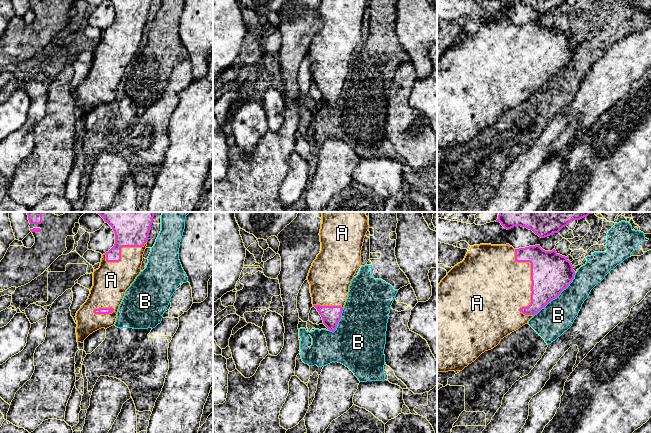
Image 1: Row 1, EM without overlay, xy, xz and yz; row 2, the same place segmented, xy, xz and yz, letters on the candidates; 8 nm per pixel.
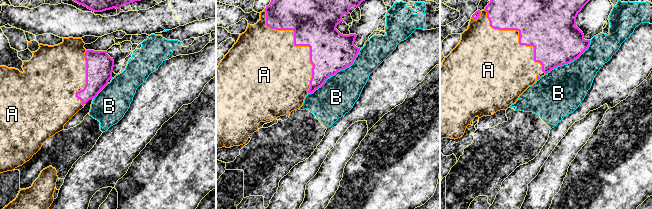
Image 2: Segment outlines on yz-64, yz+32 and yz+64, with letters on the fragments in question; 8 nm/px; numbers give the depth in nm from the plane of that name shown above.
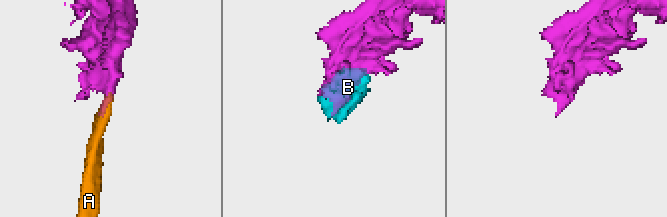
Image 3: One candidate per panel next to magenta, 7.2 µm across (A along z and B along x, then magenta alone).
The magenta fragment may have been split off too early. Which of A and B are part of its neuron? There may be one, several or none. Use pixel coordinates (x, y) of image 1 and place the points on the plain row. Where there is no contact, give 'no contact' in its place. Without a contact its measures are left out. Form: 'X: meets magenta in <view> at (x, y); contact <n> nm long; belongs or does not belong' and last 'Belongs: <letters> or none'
A: meets magenta in yz at (532, 59); contact 550 nm long; belongs
B: meets magenta in yz at (556, 73); contact 480 nm long; does not belong
Belongs: A

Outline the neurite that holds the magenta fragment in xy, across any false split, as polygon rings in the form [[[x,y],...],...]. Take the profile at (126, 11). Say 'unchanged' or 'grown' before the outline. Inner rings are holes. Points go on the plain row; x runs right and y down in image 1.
grown; [[[109,0],[115,9],[115,20],[102,31],[100,42],[93,48],[93,62],[86,78],[76,89],[77,118],[84,116],[101,104],[109,104],[116,98],[119,82],[126,66],[141,48],[143,30],[152,0]]]

